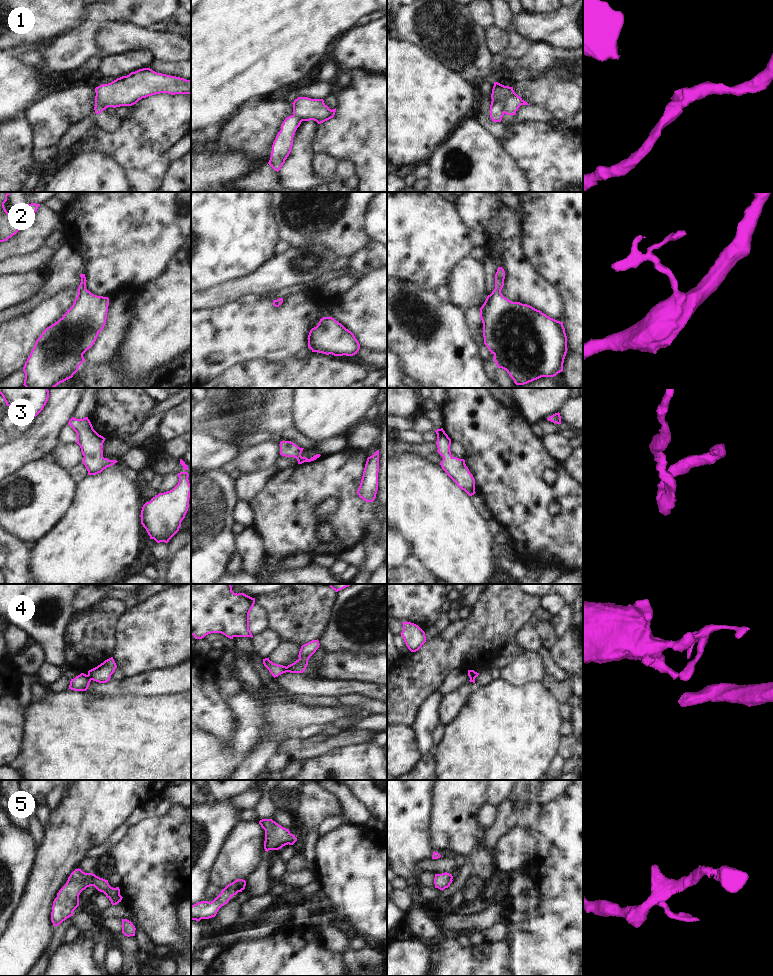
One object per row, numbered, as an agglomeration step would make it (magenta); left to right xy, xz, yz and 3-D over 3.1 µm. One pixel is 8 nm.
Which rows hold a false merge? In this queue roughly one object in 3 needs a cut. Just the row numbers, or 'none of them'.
1, 4.

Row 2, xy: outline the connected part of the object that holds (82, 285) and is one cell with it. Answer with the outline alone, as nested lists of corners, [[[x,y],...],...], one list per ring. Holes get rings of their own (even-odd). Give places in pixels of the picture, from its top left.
[[[80,274],[81,283],[73,305],[57,322],[47,327],[36,340],[23,371],[26,388],[55,388],[70,379],[85,361],[83,354],[95,343],[105,326],[109,298],[97,296],[86,289],[85,274]]]

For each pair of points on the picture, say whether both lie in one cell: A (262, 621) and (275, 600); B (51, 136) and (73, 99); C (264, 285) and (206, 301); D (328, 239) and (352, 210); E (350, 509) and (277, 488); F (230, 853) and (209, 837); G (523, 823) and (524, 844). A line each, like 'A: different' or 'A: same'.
A: different
B: same
C: same
D: same
E: same
F: different
G: different

